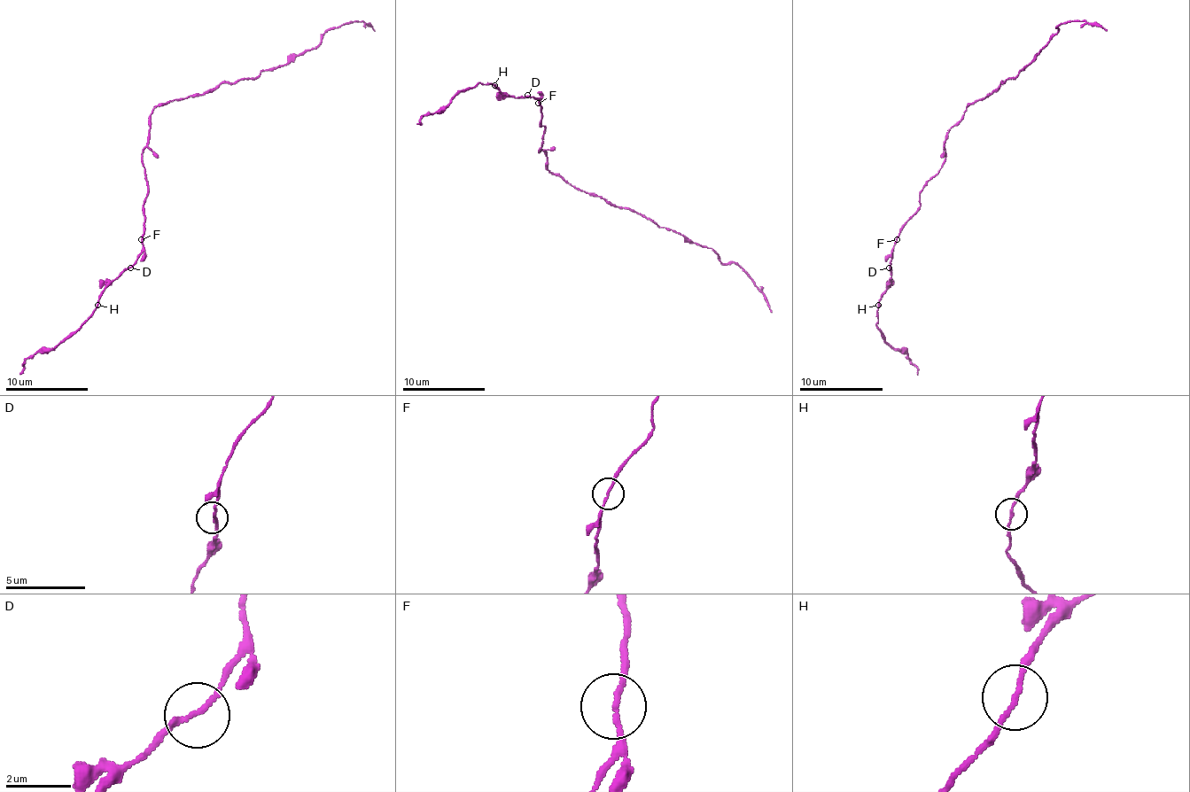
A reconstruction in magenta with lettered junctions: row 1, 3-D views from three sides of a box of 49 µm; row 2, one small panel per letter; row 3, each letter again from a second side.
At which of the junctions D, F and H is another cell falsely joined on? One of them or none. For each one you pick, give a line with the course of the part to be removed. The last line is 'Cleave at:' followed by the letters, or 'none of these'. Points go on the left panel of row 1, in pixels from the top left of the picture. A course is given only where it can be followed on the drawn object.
Cleave at: none of these

